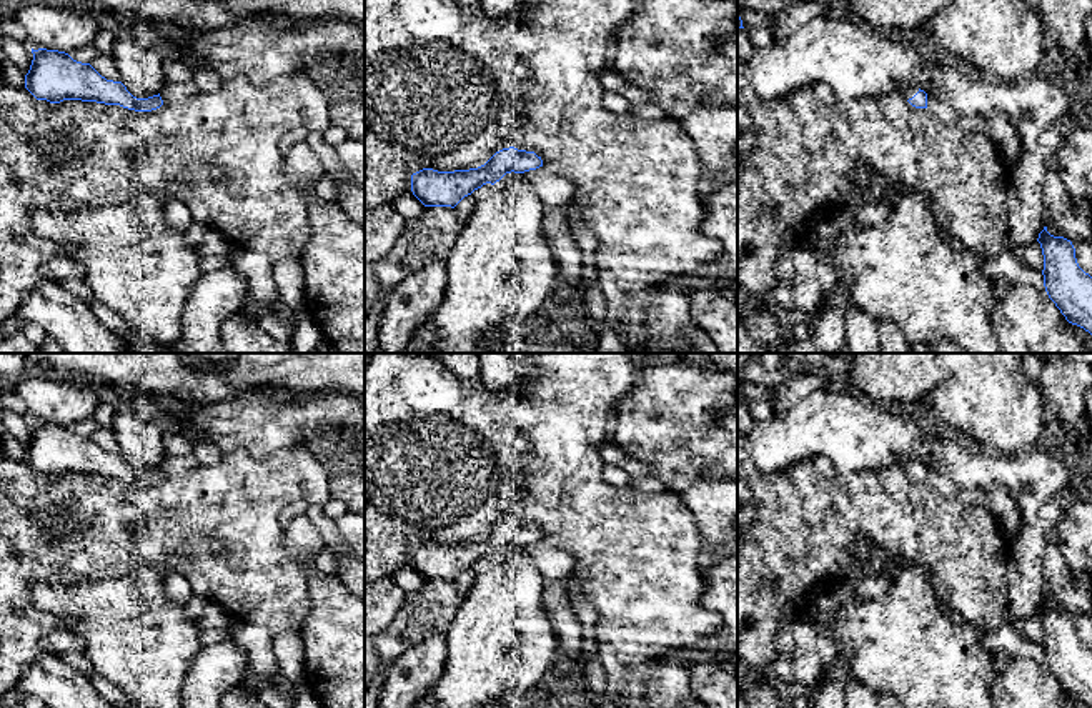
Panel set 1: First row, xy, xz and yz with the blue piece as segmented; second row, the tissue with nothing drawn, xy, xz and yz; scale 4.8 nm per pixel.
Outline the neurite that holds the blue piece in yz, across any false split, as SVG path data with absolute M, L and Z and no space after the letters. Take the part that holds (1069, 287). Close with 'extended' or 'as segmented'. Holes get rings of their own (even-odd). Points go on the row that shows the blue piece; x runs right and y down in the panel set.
M1047 227L1039 233L1044 255L1044 287L1065 320L1092 335L1092 277L1075 258L1070 240L1054 237Z | as segmented

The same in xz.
M509 147L496 152L478 168L454 172L423 168L411 175L411 192L424 207L454 208L464 197L486 183L494 185L506 173L524 173L539 167L543 160L534 152Z | as segmented

